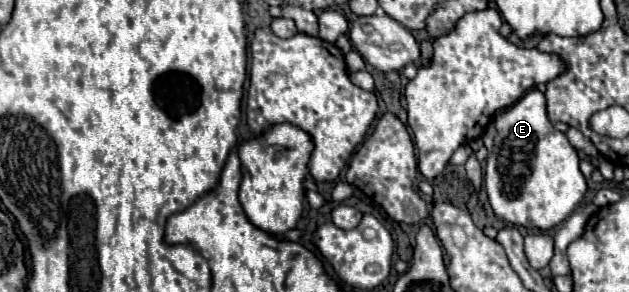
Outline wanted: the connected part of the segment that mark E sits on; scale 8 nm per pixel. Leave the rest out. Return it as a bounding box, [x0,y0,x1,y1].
[484,89,586,229]

